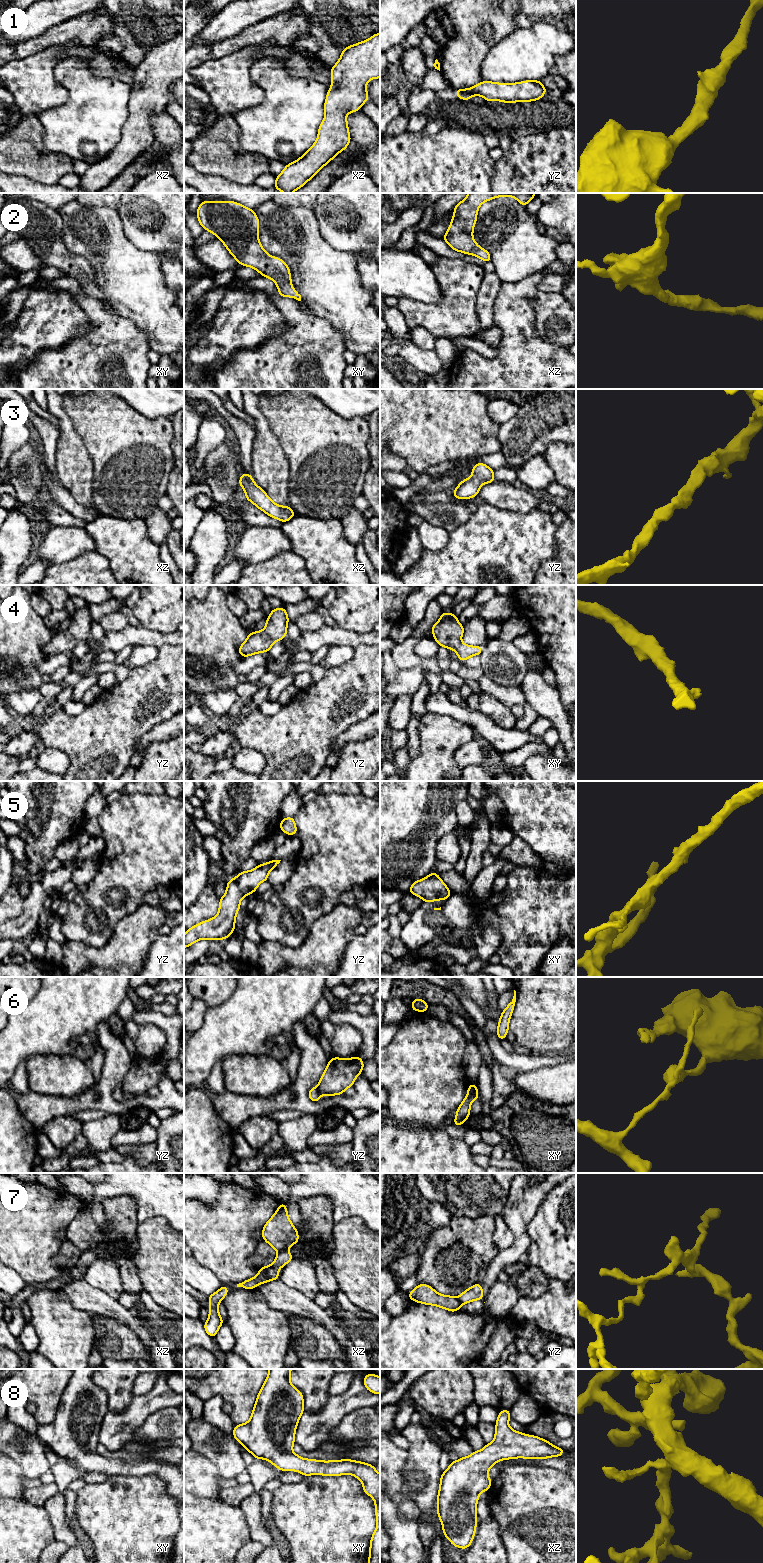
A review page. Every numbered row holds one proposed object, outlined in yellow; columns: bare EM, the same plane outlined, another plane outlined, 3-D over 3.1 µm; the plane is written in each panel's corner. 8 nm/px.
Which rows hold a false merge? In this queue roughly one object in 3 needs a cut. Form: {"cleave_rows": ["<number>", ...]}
{"cleave_rows": ["6", "7"]}

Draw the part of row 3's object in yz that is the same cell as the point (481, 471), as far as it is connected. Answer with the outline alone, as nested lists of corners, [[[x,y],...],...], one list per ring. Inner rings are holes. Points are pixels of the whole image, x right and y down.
[[[479,462],[472,469],[472,476],[461,481],[452,492],[457,499],[469,499],[479,494],[482,484],[494,482],[494,470]]]

